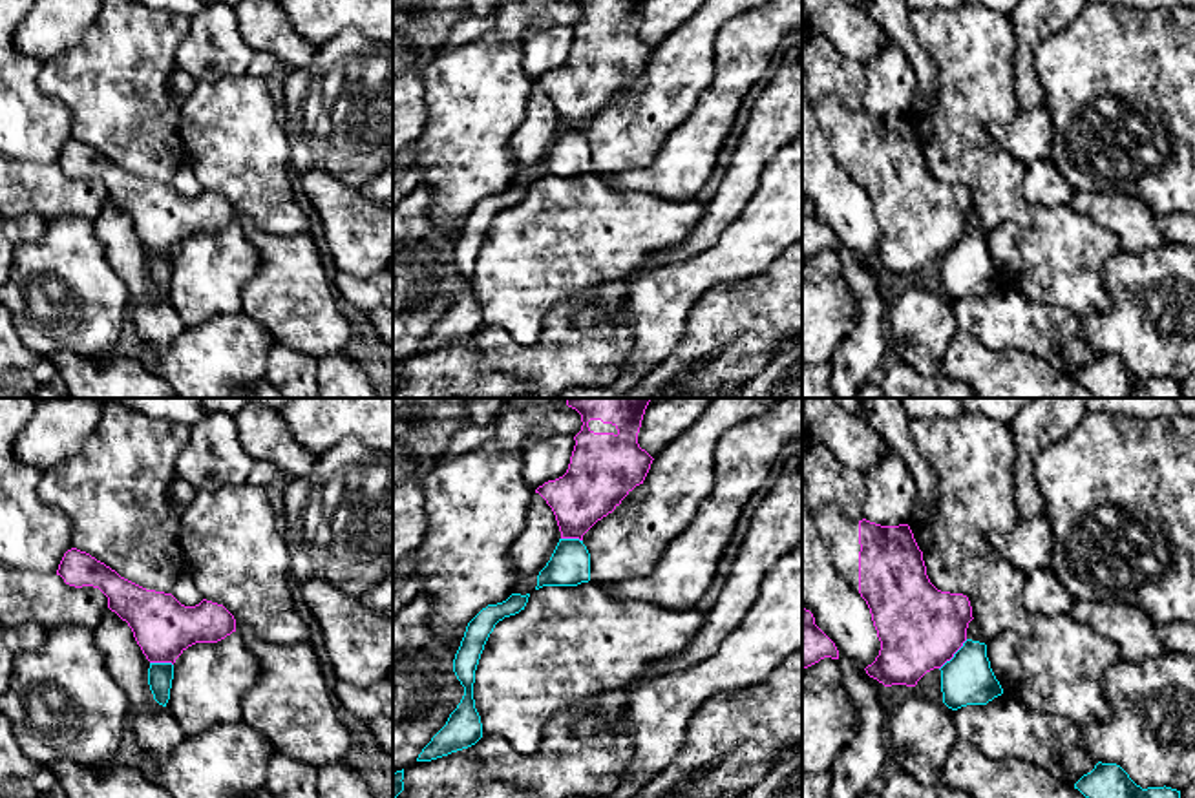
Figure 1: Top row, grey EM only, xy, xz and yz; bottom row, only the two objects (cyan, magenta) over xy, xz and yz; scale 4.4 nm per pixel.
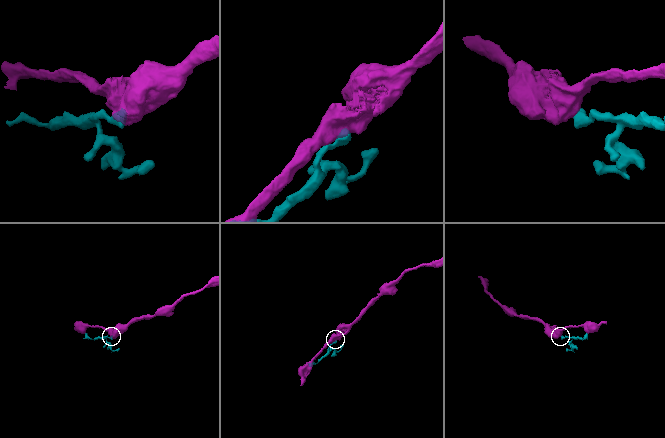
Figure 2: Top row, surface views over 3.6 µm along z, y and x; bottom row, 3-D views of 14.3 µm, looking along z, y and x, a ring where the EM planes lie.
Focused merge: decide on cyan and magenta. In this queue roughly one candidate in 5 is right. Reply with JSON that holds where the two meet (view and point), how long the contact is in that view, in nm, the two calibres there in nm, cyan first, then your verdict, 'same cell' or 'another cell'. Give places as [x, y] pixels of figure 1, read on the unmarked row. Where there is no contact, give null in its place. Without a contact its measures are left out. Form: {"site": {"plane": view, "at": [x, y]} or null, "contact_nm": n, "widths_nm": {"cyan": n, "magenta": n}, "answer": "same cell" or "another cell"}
{"site": {"plane": "yz", "at": [954, 245]}, "contact_nm": 180, "widths_nm": {"cyan": 220, "magenta": 380}, "answer": "another cell"}

